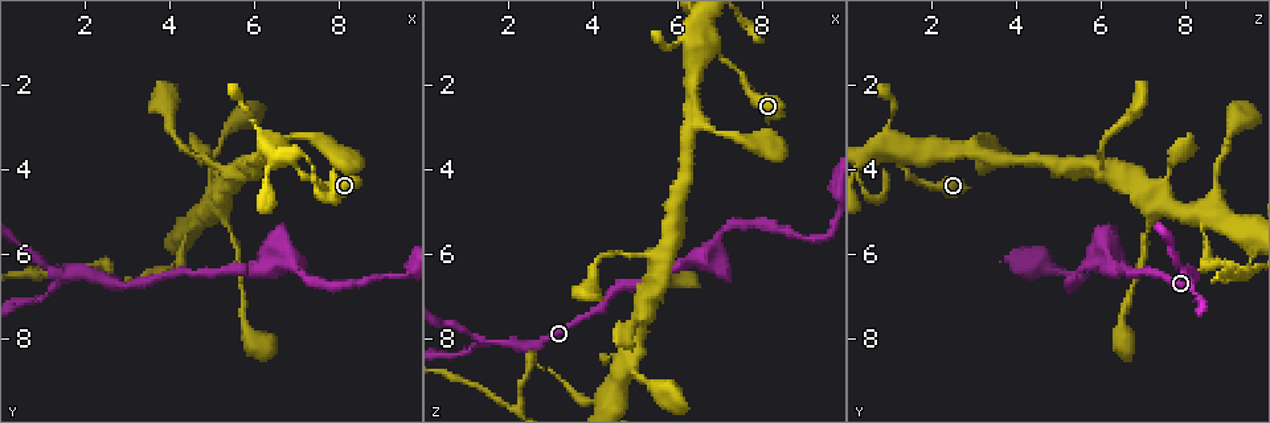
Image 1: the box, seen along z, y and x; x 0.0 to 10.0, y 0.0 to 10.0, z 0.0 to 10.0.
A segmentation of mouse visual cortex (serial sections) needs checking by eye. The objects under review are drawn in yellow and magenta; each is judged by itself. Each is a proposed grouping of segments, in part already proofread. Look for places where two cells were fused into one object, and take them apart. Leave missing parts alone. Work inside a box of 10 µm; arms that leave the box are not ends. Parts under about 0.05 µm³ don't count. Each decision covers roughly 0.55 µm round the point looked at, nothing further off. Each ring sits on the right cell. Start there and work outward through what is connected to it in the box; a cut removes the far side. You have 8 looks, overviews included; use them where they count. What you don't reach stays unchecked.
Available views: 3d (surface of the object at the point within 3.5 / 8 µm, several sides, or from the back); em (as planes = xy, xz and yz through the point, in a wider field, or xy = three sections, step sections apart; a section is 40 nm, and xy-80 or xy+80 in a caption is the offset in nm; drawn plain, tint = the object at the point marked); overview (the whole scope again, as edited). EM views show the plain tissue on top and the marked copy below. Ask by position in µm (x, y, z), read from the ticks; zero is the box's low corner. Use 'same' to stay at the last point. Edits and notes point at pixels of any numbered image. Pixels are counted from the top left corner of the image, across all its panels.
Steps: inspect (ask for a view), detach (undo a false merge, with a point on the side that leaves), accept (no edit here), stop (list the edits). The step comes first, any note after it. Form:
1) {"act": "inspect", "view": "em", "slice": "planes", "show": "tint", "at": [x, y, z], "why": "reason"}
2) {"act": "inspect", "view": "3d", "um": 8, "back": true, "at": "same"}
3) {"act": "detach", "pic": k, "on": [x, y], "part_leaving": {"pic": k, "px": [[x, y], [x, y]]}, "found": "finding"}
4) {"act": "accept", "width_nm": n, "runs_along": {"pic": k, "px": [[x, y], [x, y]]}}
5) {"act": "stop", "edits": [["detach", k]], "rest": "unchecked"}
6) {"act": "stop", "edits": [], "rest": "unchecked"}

{"act": "inspect", "view": "3d", "um": 3.5, "at": [6.65, 3.55, 1.20], "why": "three-way junction"}

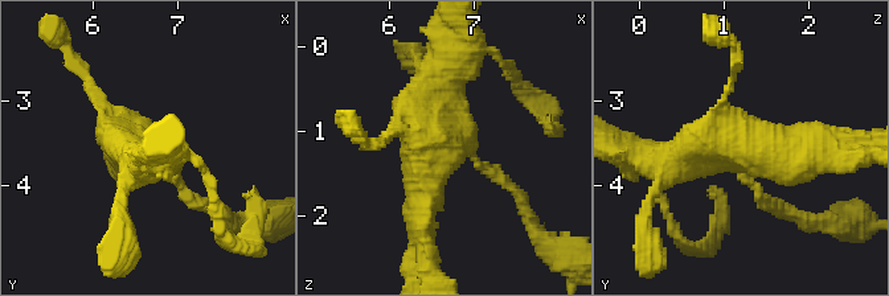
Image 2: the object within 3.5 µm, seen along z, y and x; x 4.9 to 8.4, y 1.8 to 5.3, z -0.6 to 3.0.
{"act": "inspect", "view": "em", "slice": "xy", "step": 3, "show": "tint", "at": [6.60, 3.60, 1.20]}

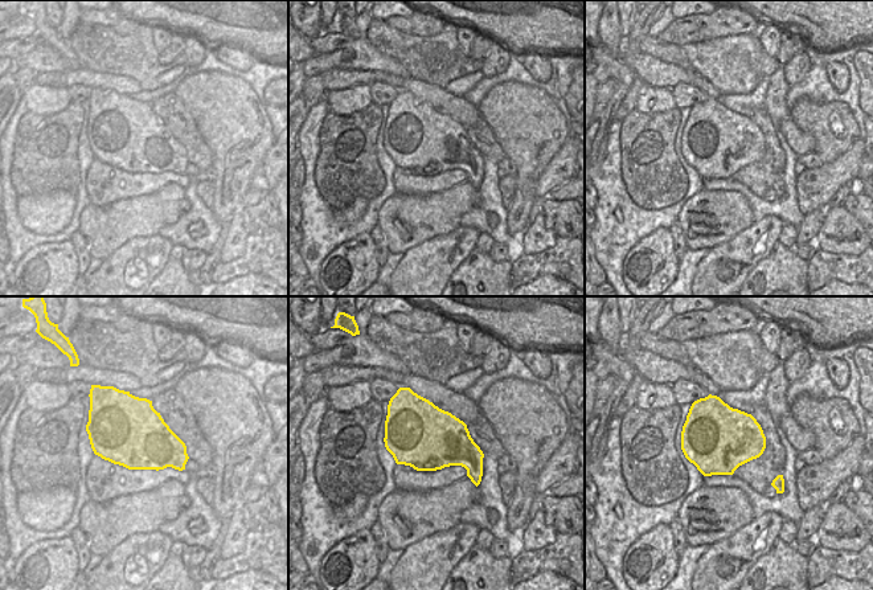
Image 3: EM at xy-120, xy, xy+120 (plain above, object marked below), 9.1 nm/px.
{"act": "inspect", "view": "em", "slice": "planes", "show": "tint", "at": "same"}

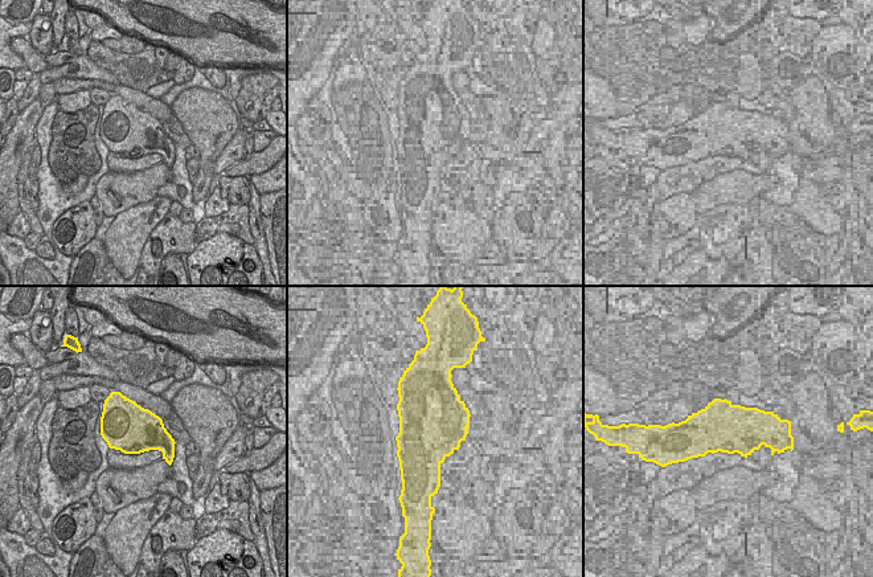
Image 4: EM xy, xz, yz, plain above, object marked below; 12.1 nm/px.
{"act": "accept", "width_nm": 600, "runs_along": {"pic": 2, "px": [[200, 202], [160, 153], [123, 153]]}, "found": "continuous, no second cell"}

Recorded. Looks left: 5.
{"act": "inspect", "view": "3d", "um": 3.5, "at": [6.60, 6.15, 6.15], "why": "sharp bend"}

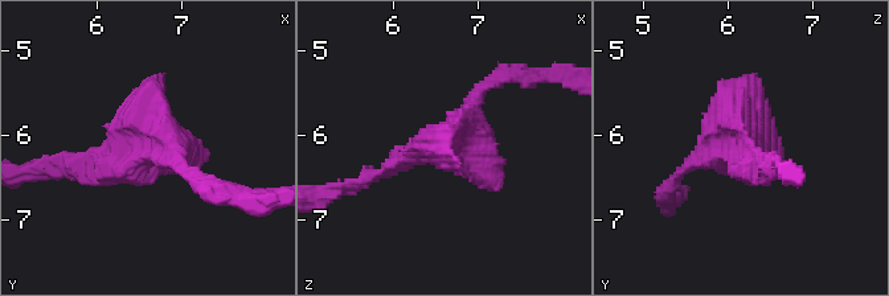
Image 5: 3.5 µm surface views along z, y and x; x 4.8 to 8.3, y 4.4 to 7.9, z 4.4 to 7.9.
{"act": "inspect", "view": "em", "slice": "xy", "step": 2, "show": "tint", "at": [6.60, 6.15, 6.15]}

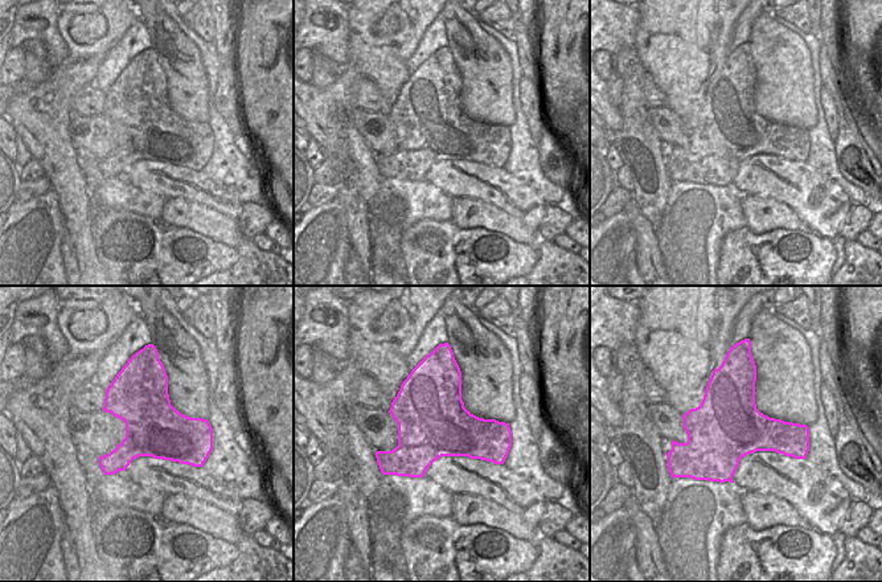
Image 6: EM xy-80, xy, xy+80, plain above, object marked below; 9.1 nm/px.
{"act": "accept", "runs_along": {"pic": 5, "px": [[371, 173], [449, 147], [488, 86]]}, "found": "all the same cell"}

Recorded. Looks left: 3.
{"act": "inspect", "view": "3d", "um": 3.5, "at": [4.90, 4.80, 8.60]}

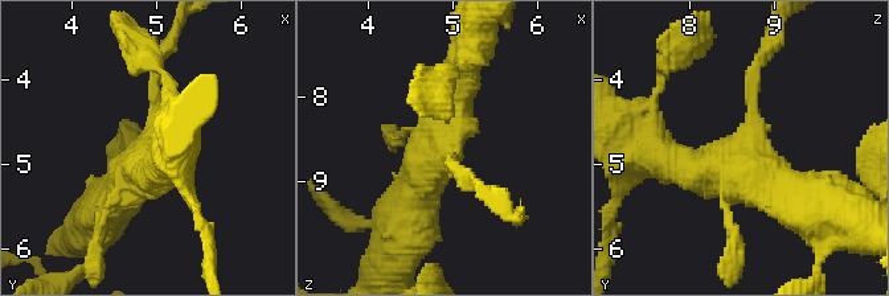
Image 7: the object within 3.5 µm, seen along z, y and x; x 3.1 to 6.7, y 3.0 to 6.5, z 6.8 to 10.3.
{"act": "inspect", "view": "em", "slice": "planes", "show": "tint", "at": [4.90, 4.80, 8.55], "why": "need the tissue"}

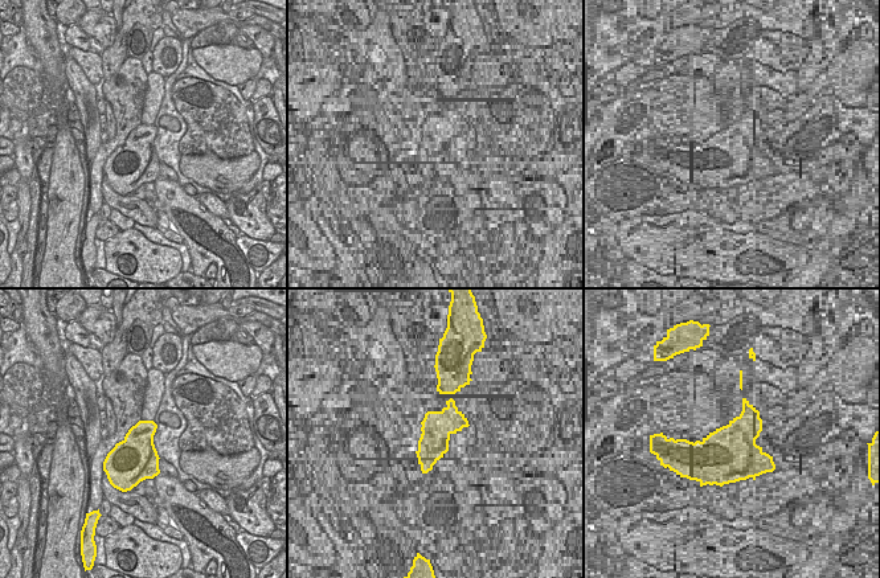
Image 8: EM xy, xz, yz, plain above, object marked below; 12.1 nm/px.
{"act": "accept", "runs_along": {"pic": 7, "px": [[466, 61], [413, 210]]}, "found": "one cell here"}

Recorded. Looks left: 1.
{"act": "stop", "edits": [], "rest": "unchecked"}

